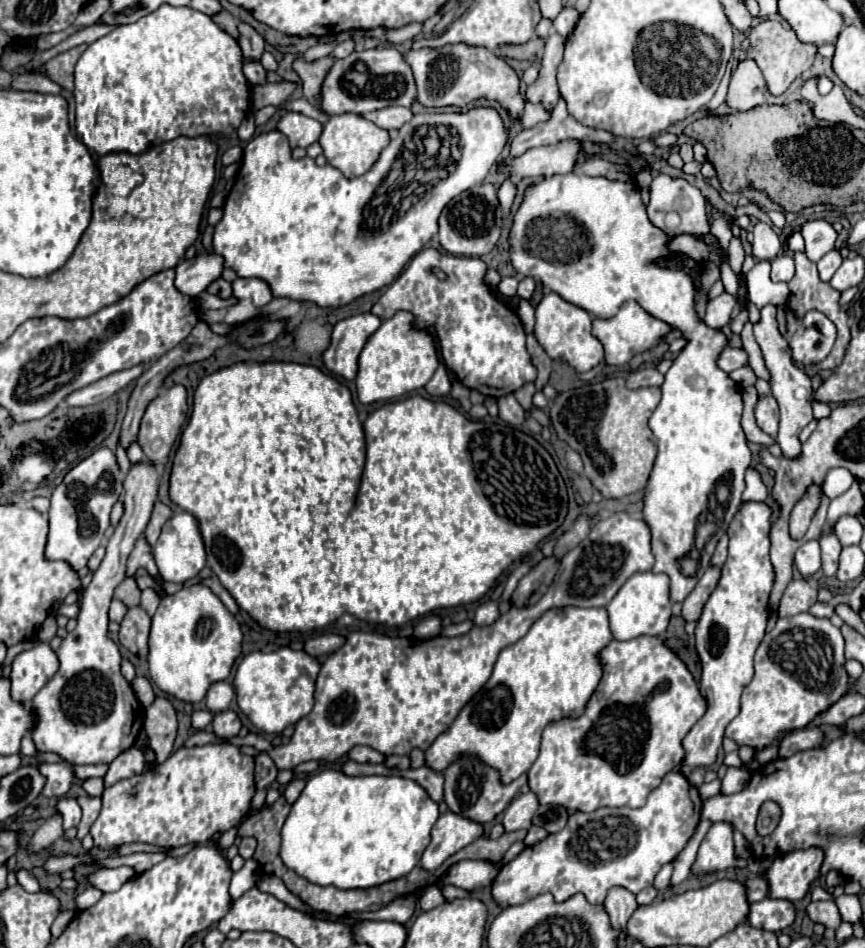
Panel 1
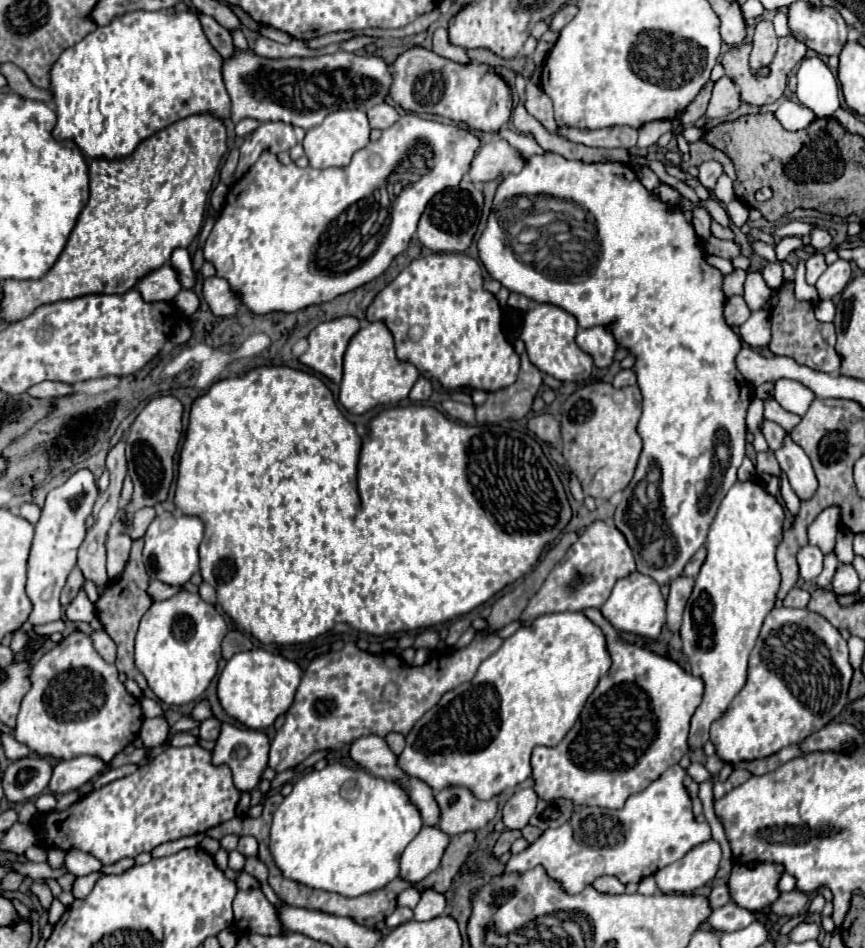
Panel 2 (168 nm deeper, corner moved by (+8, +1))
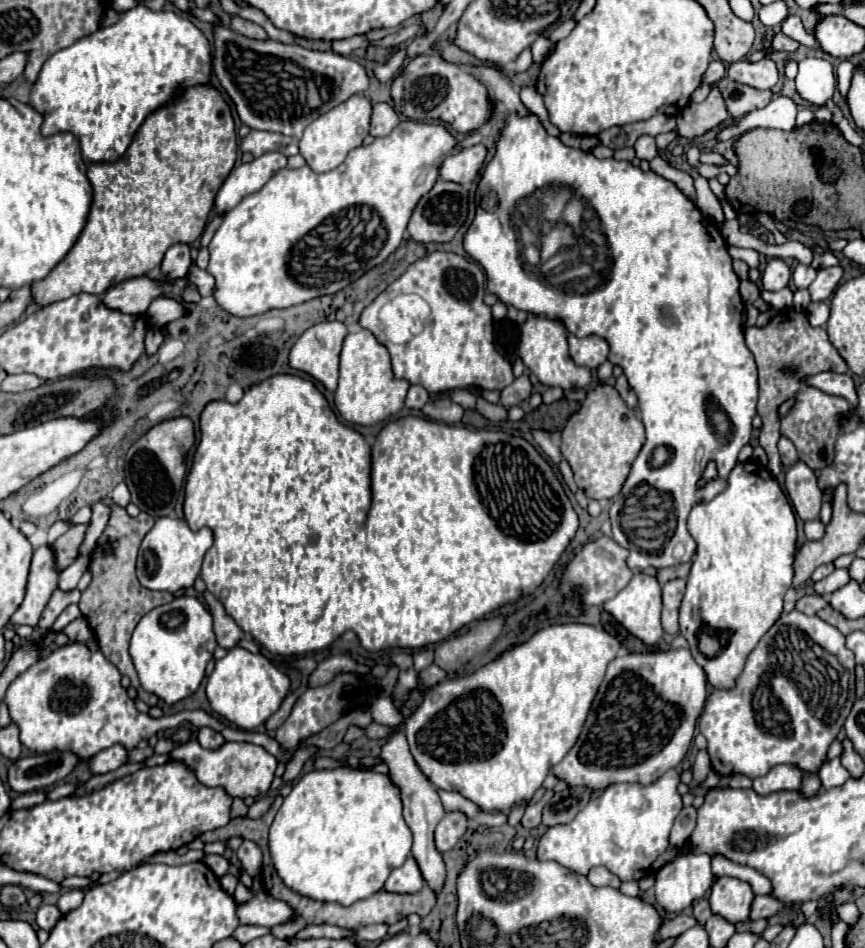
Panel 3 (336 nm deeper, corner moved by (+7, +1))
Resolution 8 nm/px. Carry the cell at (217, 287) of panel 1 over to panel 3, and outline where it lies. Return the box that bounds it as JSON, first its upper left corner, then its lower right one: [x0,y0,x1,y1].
[160,245,192,281]

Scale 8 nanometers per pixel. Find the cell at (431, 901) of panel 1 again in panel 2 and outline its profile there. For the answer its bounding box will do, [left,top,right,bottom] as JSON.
[385,907,413,929]

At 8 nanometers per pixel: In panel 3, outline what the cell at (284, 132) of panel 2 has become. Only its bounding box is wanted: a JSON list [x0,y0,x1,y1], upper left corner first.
[240,131,292,157]

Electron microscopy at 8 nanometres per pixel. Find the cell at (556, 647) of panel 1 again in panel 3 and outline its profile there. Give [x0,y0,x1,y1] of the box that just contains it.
[402,625,620,811]

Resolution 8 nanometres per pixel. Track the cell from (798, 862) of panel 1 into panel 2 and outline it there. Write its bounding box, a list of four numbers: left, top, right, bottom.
[727,865,783,911]

